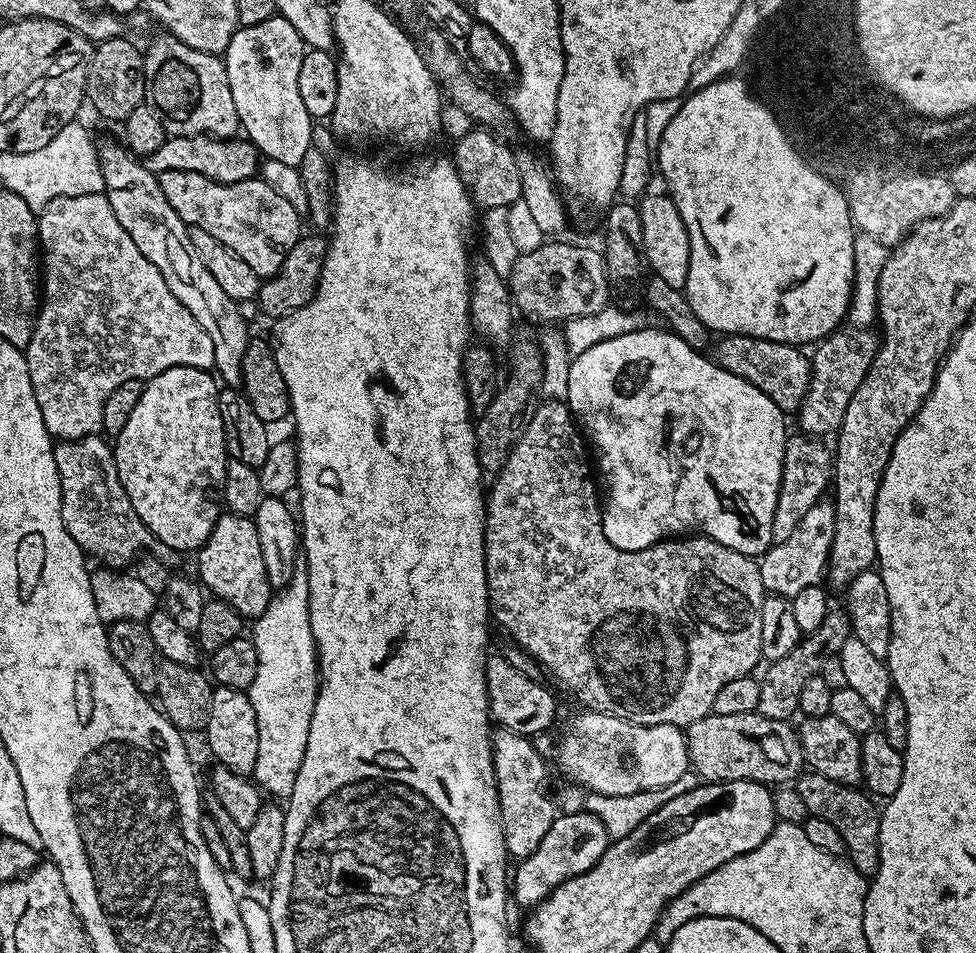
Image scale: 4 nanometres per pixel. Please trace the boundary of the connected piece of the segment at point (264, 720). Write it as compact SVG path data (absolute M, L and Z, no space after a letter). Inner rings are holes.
M298 566L292 575L292 581L284 588L279 589L273 595L271 602L266 606L266 610L261 616L255 617L254 623L256 624L250 631L250 639L252 645L258 650L258 674L254 674L254 682L249 688L246 689L248 697L250 698L250 706L254 706L254 714L258 722L258 762L254 762L254 770L252 776L255 783L259 785L265 793L268 792L269 797L287 798L294 794L294 782L298 782L298 770L302 766L302 758L306 754L306 742L310 738L310 718L314 714L314 706L316 705L316 695L320 689L320 674L318 665L316 663L316 643L314 642L314 634L310 630L310 606L308 605L308 572L303 566Z

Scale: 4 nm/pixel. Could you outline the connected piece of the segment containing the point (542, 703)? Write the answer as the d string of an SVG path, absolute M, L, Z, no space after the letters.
M489 655L486 662L486 690L488 691L488 710L499 727L517 732L529 738L536 738L556 720L556 700L548 688L539 684L536 676L528 676L518 670L507 655Z

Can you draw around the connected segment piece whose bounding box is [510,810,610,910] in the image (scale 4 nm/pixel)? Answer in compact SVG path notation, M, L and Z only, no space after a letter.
M579 810L557 815L556 821L546 830L542 842L538 842L538 850L530 854L525 860L515 865L510 876L510 896L523 910L537 907L562 882L574 878L578 874L586 874L602 858L608 849L610 837L606 826L593 812Z

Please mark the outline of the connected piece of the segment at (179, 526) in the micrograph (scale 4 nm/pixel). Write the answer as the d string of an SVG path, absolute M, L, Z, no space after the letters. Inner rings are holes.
M178 366L177 368L166 370L162 374L153 376L151 380L145 383L142 390L142 398L138 398L138 406L134 406L134 410L130 413L130 419L126 422L126 426L122 426L122 430L114 437L118 478L126 490L126 498L130 498L130 506L134 506L138 518L142 518L142 522L148 527L148 531L152 533L153 537L161 540L173 553L195 553L206 542L206 538L210 538L210 530L214 530L214 526L222 514L224 479L226 478L226 466L228 465L229 457L224 451L224 427L222 426L222 418L220 417L220 401L218 399L218 387L216 388L216 384L218 385L217 377L211 371L202 368Z

